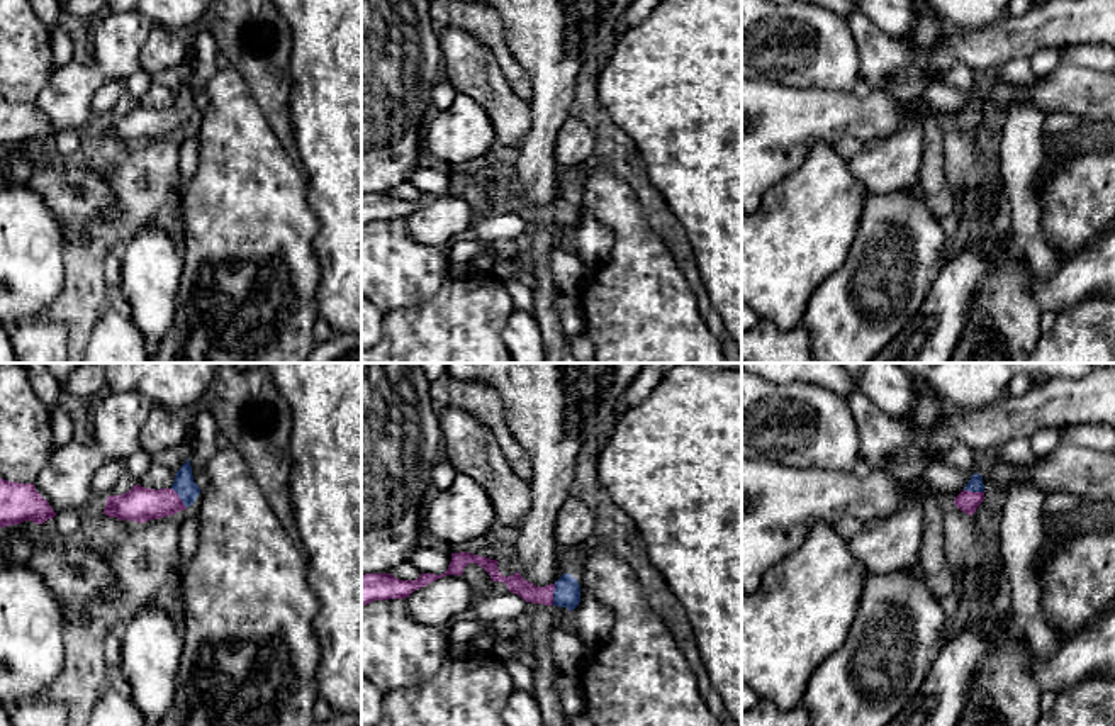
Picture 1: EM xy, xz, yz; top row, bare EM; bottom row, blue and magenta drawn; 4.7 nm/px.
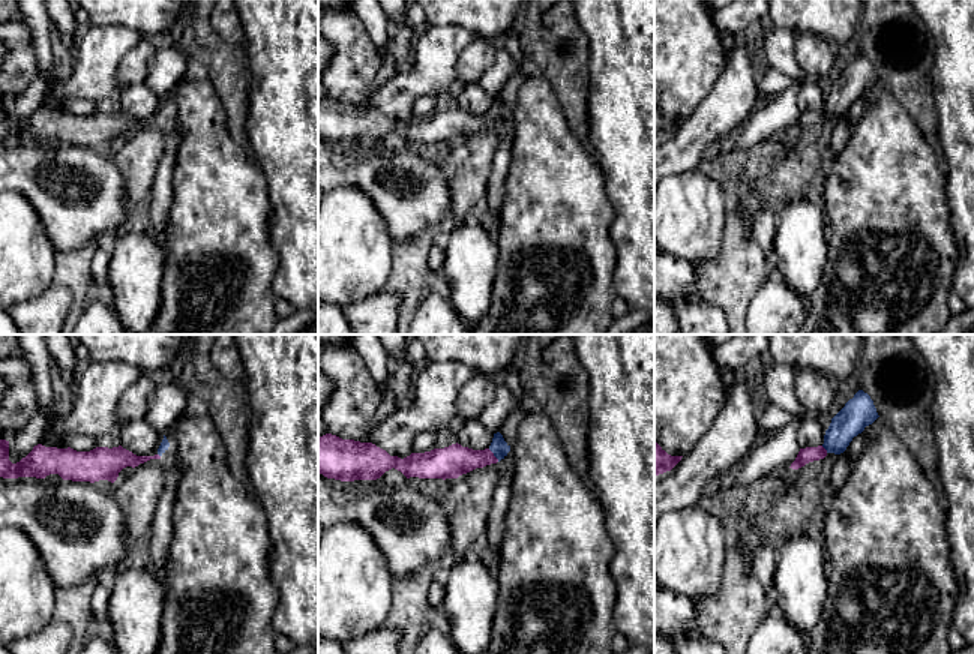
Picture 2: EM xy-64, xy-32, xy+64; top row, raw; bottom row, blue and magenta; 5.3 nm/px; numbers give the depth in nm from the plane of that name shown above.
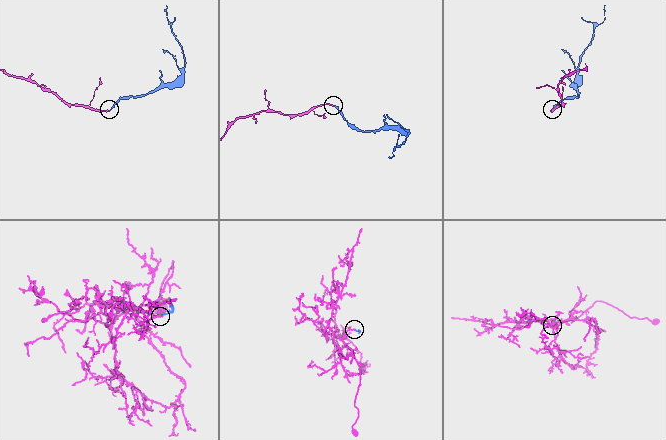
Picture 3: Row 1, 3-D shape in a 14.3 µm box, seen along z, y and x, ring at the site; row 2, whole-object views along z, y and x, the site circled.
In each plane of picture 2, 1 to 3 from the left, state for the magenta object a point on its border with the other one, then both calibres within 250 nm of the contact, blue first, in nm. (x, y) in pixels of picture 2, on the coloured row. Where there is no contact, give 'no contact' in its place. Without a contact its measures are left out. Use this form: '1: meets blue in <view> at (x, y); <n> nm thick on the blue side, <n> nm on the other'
1: no contact
2: meets blue in xy-32 at (494, 455); 90 nm thick on the blue side, 170 nm on the other
3: meets blue in xy+64 at (824, 447); 160 nm thick on the blue side, 80 nm on the other

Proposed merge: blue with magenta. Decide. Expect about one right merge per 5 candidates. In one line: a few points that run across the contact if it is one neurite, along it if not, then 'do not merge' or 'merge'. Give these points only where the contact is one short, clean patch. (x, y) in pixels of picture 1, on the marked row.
xz (567, 591), (554, 594), (532, 594), (516, 584) | merge

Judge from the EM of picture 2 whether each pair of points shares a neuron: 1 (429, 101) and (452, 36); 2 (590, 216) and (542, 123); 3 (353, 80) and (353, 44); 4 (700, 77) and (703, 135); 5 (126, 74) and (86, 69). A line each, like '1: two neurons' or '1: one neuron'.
1: two neurons
2: one neuron
3: one neuron
4: two neurons
5: two neurons

